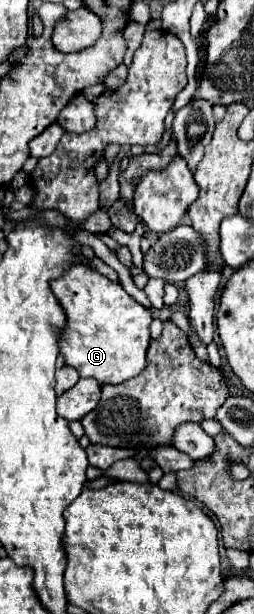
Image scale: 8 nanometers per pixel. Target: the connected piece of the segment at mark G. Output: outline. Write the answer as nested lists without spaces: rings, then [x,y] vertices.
[[[70,264],[70,268],[64,270],[64,274],[62,274],[60,278],[56,278],[56,280],[50,282],[50,288],[52,288],[56,300],[60,302],[60,306],[62,306],[64,312],[66,312],[66,324],[64,324],[64,328],[62,328],[60,334],[58,334],[58,350],[60,350],[60,354],[64,356],[64,362],[66,362],[68,366],[76,368],[82,378],[96,378],[100,384],[120,384],[120,382],[124,382],[124,380],[130,380],[130,378],[138,376],[138,374],[144,370],[144,366],[146,366],[146,348],[148,348],[148,342],[150,342],[150,330],[148,330],[148,326],[150,326],[150,322],[152,322],[152,314],[150,314],[150,310],[148,310],[146,306],[138,304],[118,282],[110,282],[106,276],[98,274],[94,268],[82,266],[82,264]]]

